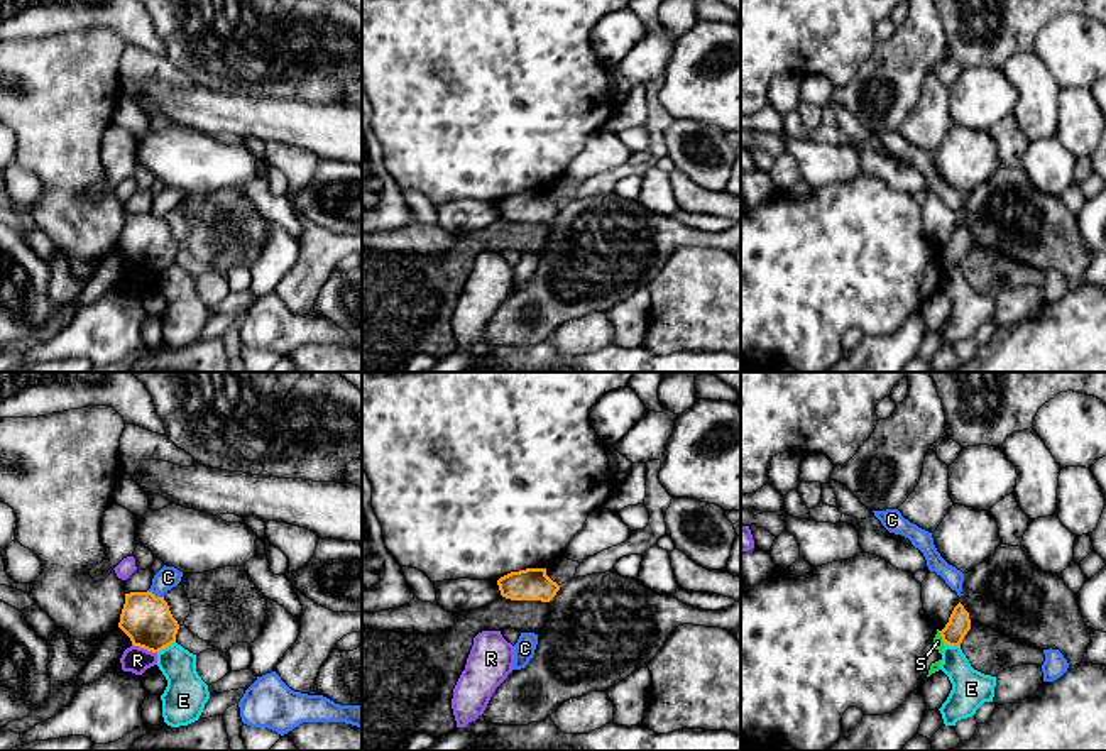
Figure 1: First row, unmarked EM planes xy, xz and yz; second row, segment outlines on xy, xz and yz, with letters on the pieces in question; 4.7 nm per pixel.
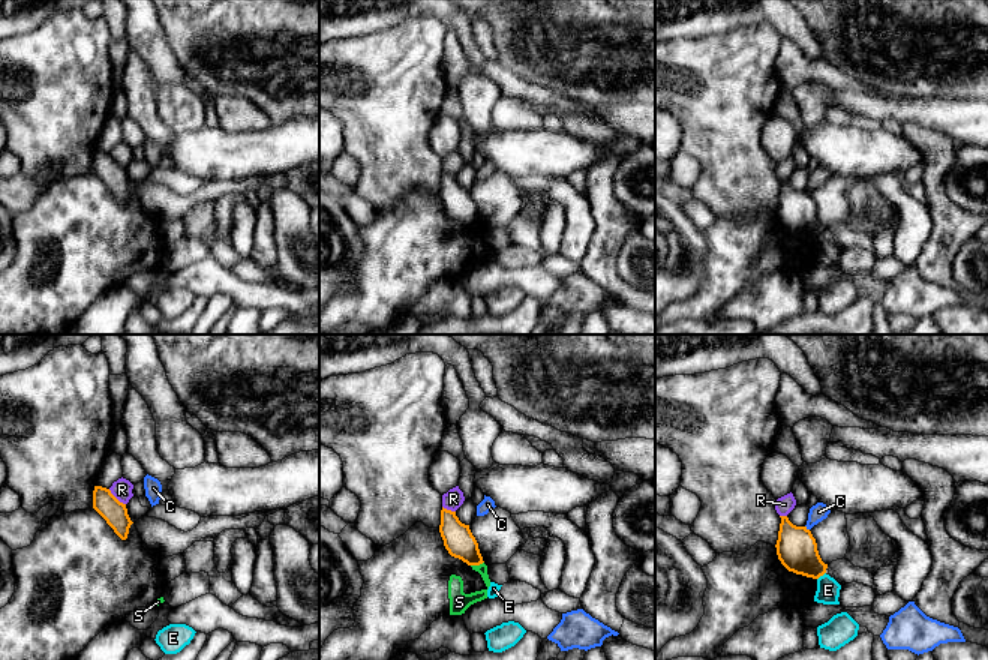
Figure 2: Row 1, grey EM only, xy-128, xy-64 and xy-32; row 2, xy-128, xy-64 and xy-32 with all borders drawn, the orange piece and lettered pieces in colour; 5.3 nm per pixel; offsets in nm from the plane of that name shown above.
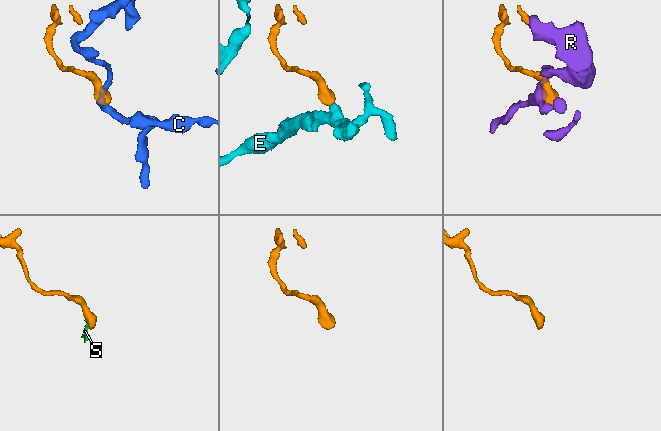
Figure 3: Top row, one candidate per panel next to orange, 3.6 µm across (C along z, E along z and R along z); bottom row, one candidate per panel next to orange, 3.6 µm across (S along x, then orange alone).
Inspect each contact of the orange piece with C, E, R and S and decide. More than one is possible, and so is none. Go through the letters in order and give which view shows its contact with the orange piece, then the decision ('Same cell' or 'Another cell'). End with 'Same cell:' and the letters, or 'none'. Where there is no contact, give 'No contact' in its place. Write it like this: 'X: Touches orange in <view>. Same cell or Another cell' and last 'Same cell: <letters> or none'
C: Touches orange in xy. Another cell
E: Touches orange in xy. Another cell
R: Touches orange in xy. Another cell
S: Touches orange in yz. Another cell
Same cell: none

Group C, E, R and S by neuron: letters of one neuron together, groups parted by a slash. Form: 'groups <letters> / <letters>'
groups C / E / R / S

